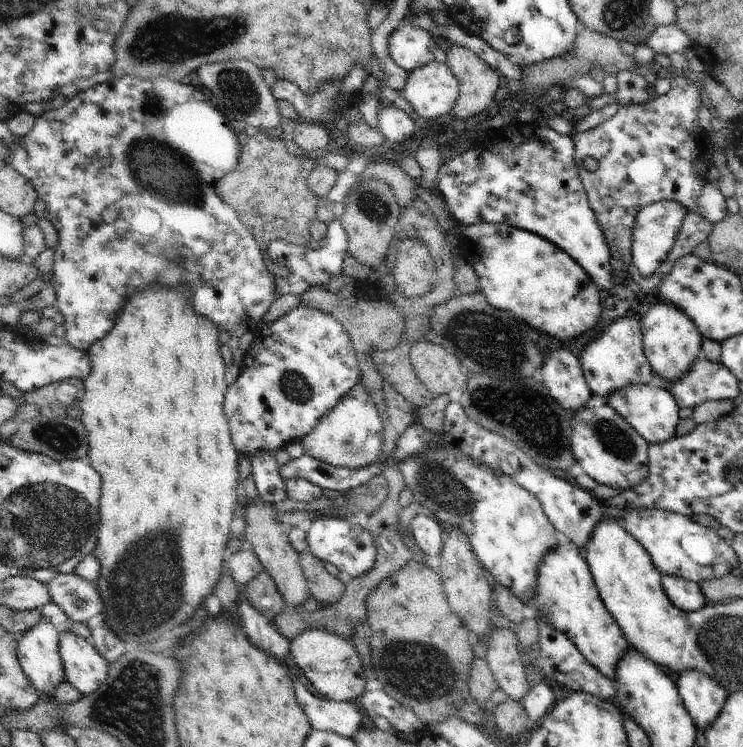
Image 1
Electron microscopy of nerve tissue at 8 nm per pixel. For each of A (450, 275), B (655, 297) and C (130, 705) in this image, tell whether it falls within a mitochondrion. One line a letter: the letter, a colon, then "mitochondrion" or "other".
A: other
B: other
C: mitochondrion

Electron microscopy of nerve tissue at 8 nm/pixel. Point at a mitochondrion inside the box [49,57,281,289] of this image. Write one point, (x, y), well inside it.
(188, 190)

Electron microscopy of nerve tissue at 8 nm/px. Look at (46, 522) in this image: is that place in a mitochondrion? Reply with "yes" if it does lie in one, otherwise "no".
yes

